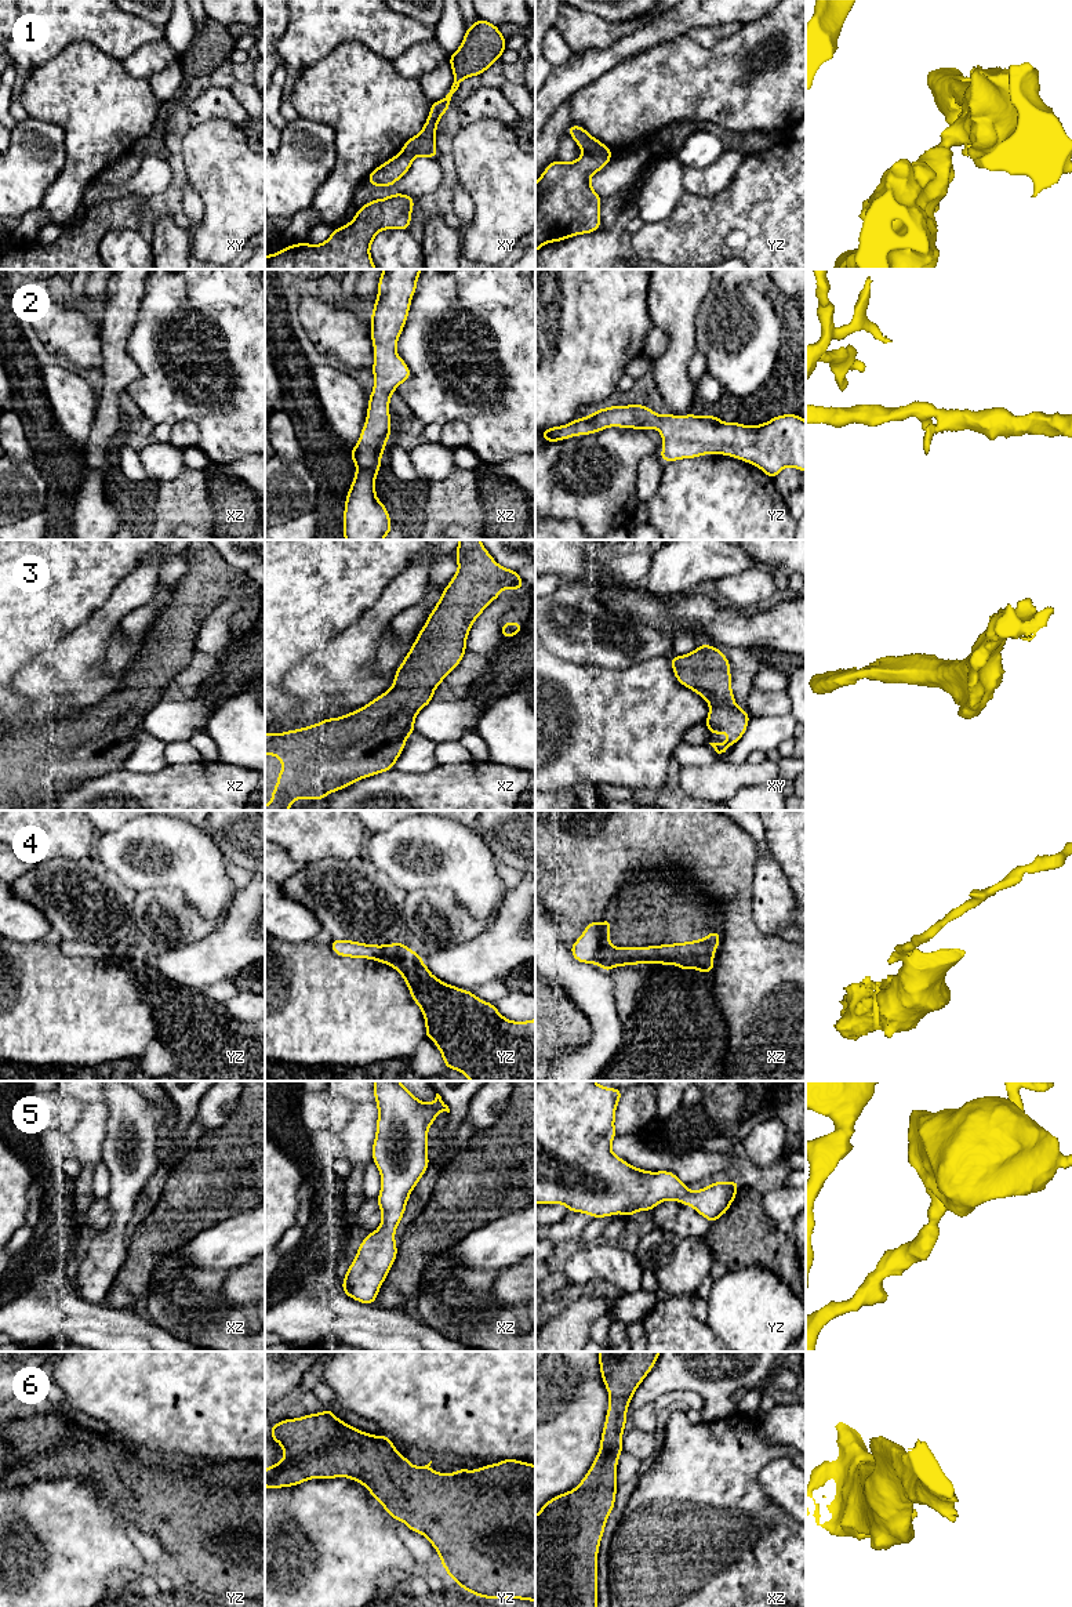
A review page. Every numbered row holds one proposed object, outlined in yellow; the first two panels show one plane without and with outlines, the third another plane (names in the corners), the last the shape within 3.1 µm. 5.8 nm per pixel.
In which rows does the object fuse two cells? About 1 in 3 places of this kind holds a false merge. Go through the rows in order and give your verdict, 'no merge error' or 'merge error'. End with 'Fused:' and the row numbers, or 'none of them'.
1: merge error
2: no merge error
3: no merge error
4: merge error
5: no merge error
6: no merge error
Fused: 1, 4

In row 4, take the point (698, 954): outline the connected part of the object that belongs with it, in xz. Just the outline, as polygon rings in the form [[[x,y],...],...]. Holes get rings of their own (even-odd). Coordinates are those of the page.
[[[606,917],[602,925],[602,948],[597,954],[596,964],[610,973],[614,966],[637,965],[644,962],[653,965],[677,965],[683,971],[691,968],[709,973],[715,968],[713,954],[720,942],[720,933],[712,931],[706,937],[683,942],[680,944],[669,943],[657,947],[613,947],[608,939],[611,919]]]

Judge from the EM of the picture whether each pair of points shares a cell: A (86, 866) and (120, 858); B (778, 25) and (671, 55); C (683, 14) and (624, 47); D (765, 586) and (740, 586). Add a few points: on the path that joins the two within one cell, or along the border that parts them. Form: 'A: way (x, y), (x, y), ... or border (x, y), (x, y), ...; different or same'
A: border (95, 858), (124, 884); different
B: way (752, 46), (738, 57), (697, 57); same
C: way (668, 25), (639, 40); same
D: way (759, 586), (745, 586); same

